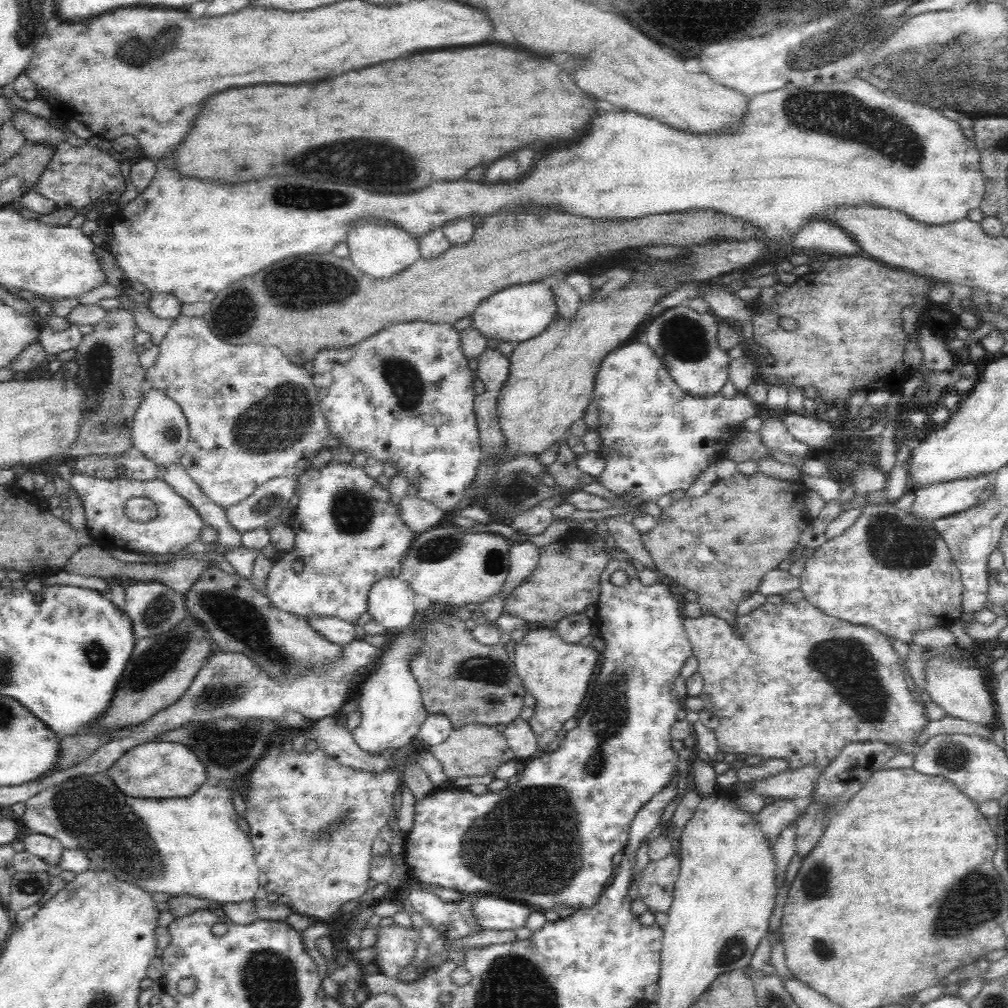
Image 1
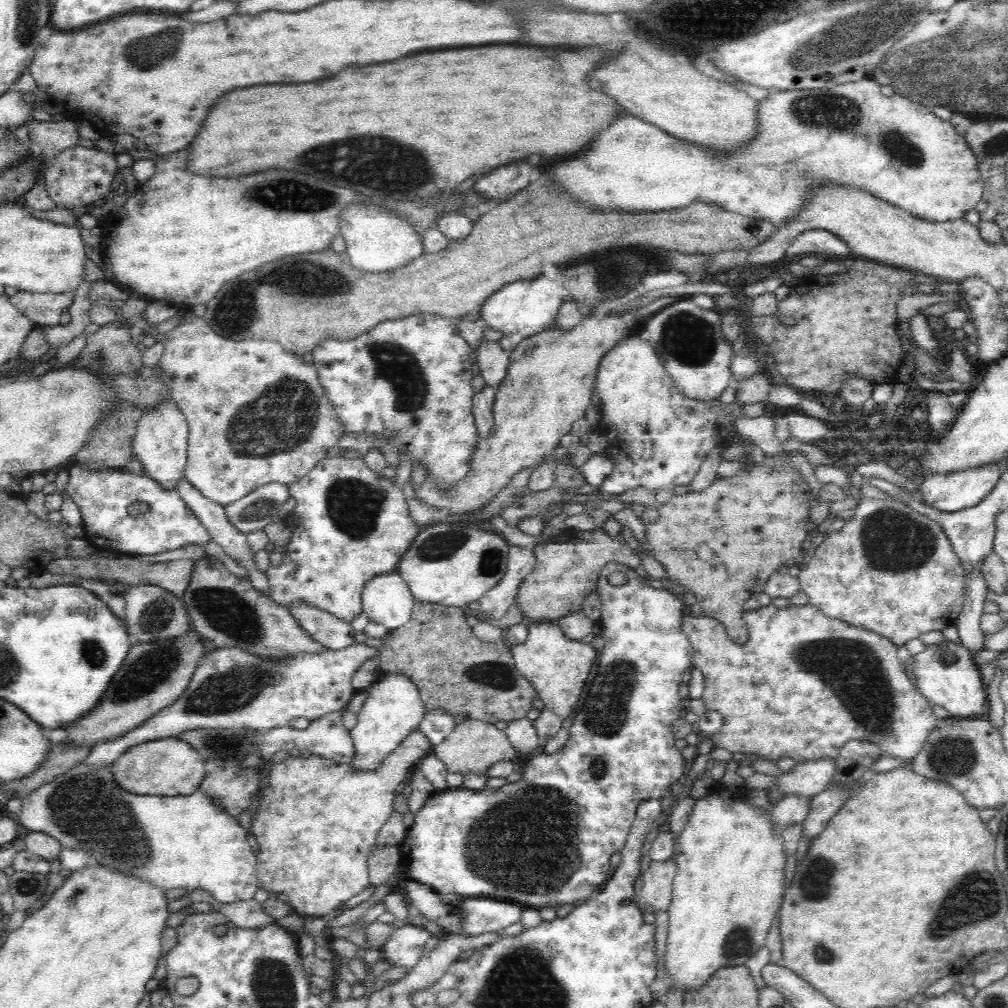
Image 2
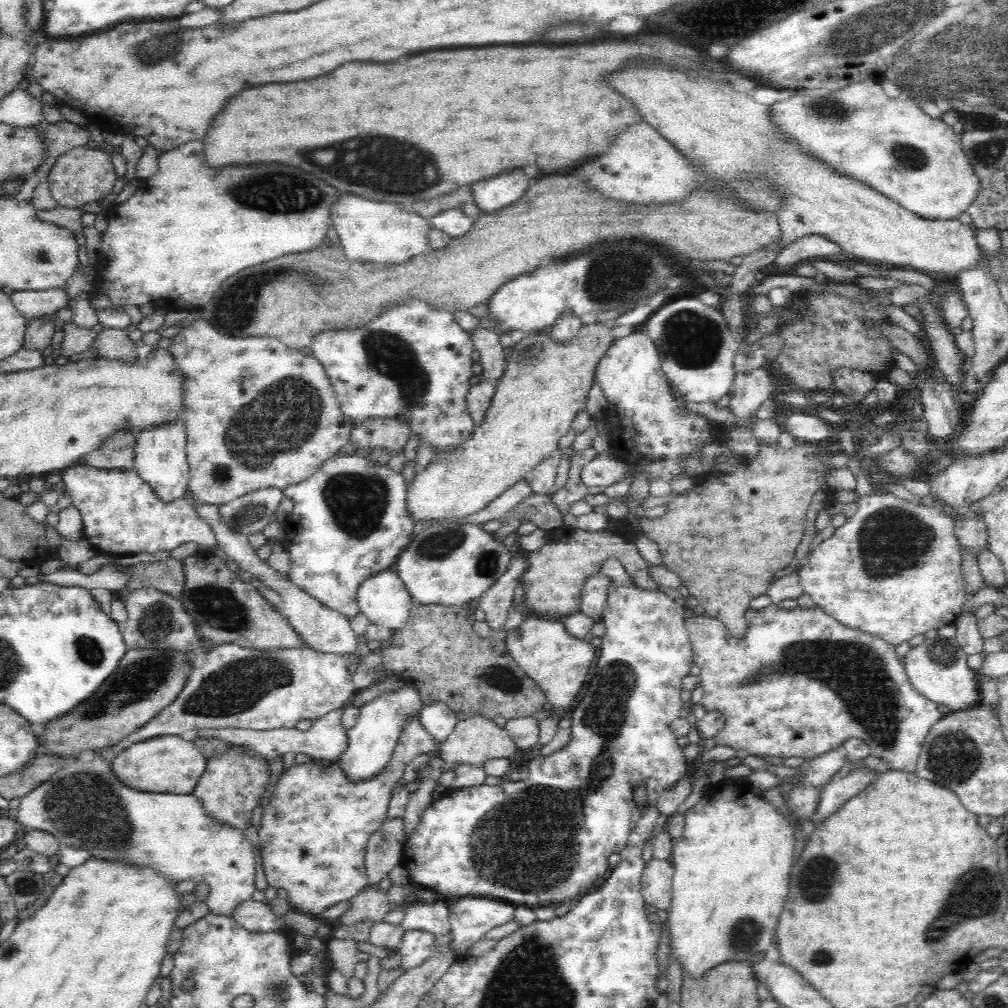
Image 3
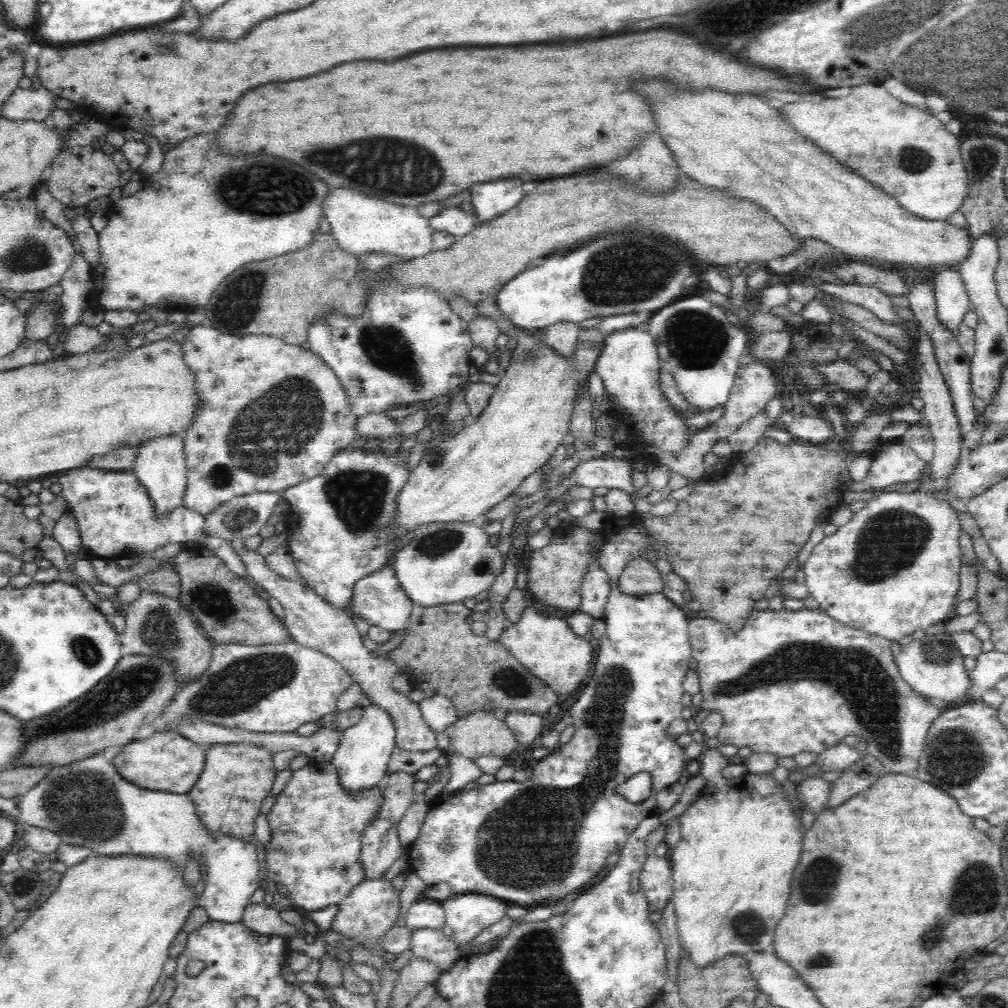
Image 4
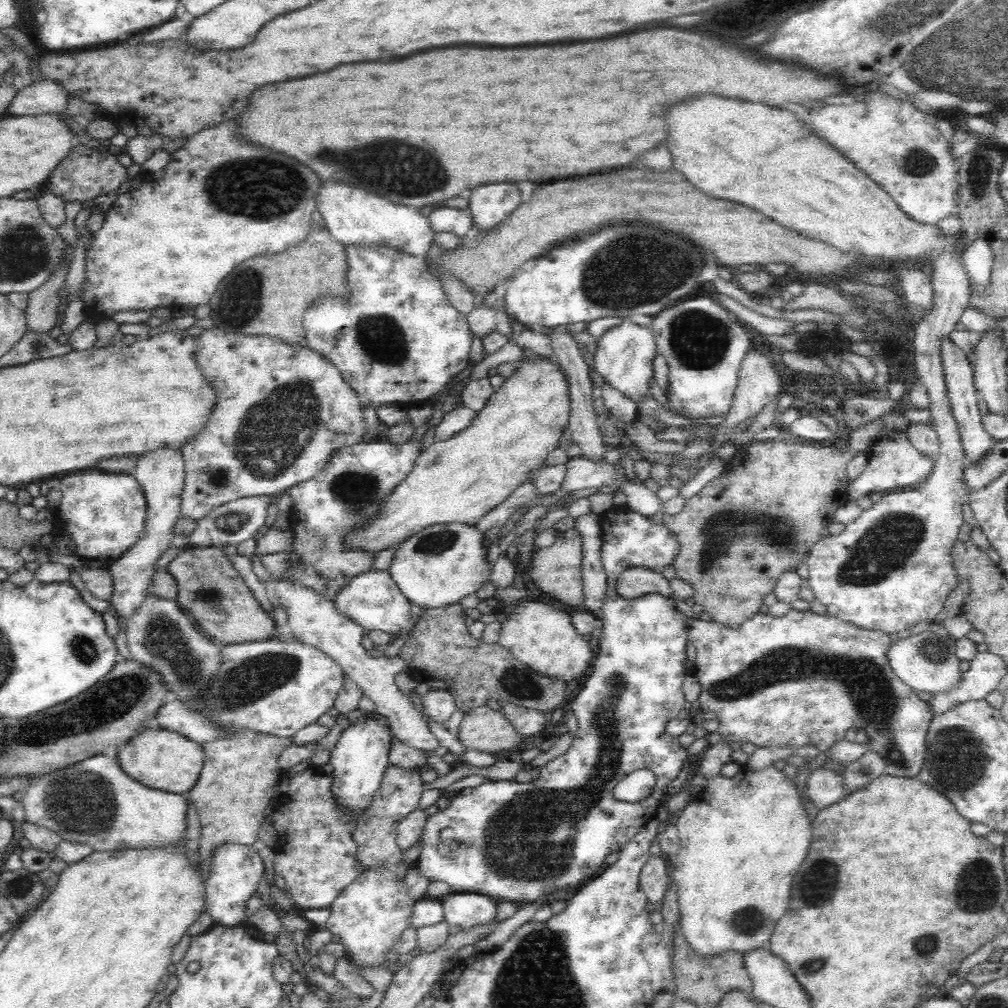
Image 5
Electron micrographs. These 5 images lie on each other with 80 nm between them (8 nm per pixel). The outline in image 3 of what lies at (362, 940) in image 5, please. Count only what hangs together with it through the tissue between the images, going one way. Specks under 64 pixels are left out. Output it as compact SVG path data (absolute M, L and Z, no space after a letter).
M366 885L353 899L352 907L340 916L332 926L339 924L352 924L360 920L369 920L372 924L384 922L388 914L388 901L386 895L380 893L378 885Z

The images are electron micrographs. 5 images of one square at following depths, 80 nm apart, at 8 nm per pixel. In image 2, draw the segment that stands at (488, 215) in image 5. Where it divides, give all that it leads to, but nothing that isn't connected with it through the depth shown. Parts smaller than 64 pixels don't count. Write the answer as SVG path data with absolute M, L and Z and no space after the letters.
M512 162L500 168L494 168L486 176L482 176L476 182L476 193L488 200L504 200L516 195L518 190L526 188L530 184L530 172L532 164L530 162Z

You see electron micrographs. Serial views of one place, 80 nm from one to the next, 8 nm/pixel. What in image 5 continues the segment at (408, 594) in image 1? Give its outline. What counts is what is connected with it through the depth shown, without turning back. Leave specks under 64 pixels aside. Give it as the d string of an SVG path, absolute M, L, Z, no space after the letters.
M374 569L351 580L344 588L344 592L340 592L340 596L336 598L335 606L342 615L346 615L362 629L380 630L392 636L396 636L407 626L410 627L412 619L412 604L398 589L388 569Z

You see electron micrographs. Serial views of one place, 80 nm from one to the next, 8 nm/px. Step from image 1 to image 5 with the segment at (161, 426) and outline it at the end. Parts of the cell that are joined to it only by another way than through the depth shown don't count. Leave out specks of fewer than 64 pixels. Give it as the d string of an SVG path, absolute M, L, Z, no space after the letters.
M174 446L174 448L158 448L158 450L152 450L152 452L146 450L146 452L142 452L144 456L138 456L136 468L132 473L143 488L147 502L147 517L145 533L142 535L142 538L119 559L109 562L109 574L111 574L114 586L114 593L112 600L109 601L109 608L116 612L115 615L121 619L122 623L128 620L133 612L136 611L136 608L139 608L139 605L147 598L149 593L148 582L150 582L152 574L155 572L154 560L158 560L162 552L169 548L172 526L174 526L176 518L181 515L181 496L185 485L185 464L181 450L182 448L177 446Z

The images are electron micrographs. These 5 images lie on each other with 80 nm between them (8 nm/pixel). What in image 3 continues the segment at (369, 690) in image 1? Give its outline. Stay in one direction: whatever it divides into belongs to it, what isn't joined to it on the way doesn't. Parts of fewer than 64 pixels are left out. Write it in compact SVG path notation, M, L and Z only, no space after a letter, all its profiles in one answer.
M404 681L398 689L382 694L368 701L359 708L358 723L348 730L348 748L338 761L350 780L368 780L388 764L404 728L410 719L419 716L425 704L417 688Z

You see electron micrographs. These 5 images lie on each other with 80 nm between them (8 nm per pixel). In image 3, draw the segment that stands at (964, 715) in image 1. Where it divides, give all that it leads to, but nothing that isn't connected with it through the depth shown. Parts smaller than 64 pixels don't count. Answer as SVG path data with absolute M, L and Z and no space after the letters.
M937 637L926 639L917 648L911 649L903 664L910 682L924 698L938 706L946 706L953 713L974 708L982 702L977 671L968 666L967 658L955 638Z

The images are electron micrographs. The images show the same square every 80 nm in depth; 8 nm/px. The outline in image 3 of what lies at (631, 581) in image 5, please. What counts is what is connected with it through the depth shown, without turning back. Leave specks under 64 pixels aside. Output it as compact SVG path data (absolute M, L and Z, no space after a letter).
M573 529L558 542L545 543L542 547L529 553L529 567L521 579L523 604L530 609L528 615L568 616L580 609L584 594L584 583L601 569L602 563L608 559L616 559L622 563L636 586L645 589L660 588L648 573L648 562L642 557L630 535L610 530L586 532Z

